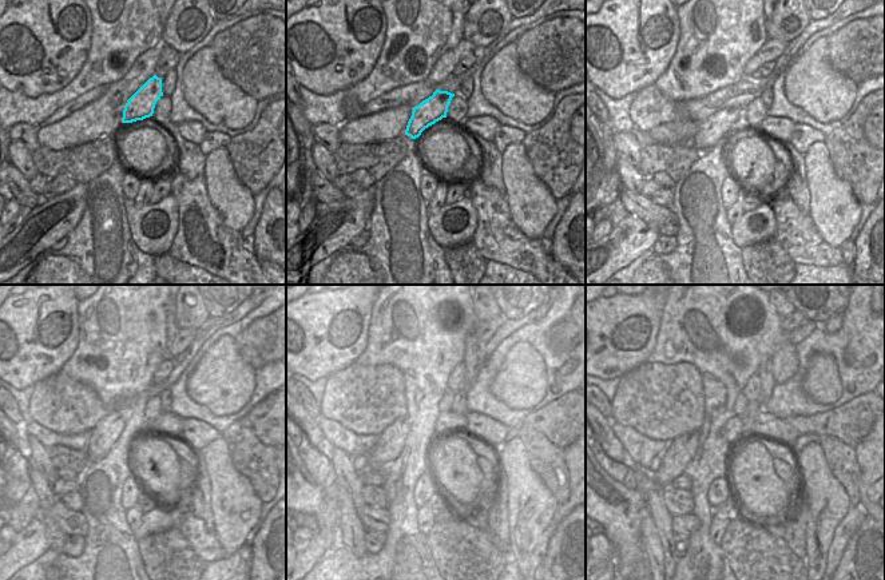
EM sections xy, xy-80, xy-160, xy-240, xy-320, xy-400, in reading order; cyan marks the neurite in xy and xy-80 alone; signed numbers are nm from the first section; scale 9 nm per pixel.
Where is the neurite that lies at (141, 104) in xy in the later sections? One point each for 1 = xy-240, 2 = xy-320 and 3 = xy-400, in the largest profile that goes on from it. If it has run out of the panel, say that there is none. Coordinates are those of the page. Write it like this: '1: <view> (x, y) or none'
1: xy-240 (110, 418)
2: xy-320 (388, 445)
3: xy-400 (678, 452)

